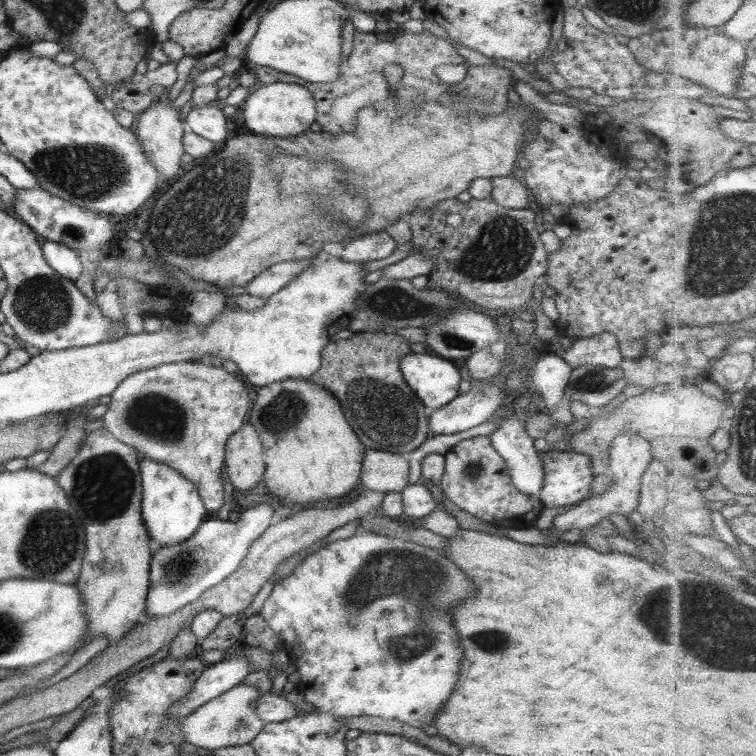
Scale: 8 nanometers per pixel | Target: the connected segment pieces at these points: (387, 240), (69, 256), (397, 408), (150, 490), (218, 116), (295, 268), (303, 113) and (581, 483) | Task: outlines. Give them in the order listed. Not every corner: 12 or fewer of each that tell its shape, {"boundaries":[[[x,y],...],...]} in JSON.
{"boundaries":[[[385,230],[364,233],[346,244],[341,260],[372,262],[398,244]],[[43,241],[50,268],[78,280],[84,268],[78,252],[61,243]],[[394,334],[330,341],[307,378],[340,400],[368,449],[427,440]],[[143,458],[142,518],[153,547],[209,517],[198,487]],[[217,103],[192,109],[187,130],[214,144],[228,138]],[[311,260],[273,264],[246,286],[252,296],[276,294]],[[298,84],[257,85],[246,126],[278,138],[316,121],[312,94]],[[547,449],[541,461],[545,508],[592,495],[590,458]]]}

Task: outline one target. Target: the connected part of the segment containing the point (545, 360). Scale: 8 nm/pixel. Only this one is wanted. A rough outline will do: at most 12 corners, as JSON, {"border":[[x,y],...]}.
{"border":[[550,350],[533,363],[542,410],[562,405],[573,368]]}

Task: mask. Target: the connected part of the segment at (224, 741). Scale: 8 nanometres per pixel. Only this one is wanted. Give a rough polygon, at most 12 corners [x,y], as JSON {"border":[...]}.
{"border":[[240,684],[181,721],[184,742],[213,751],[252,742],[261,692]]}

